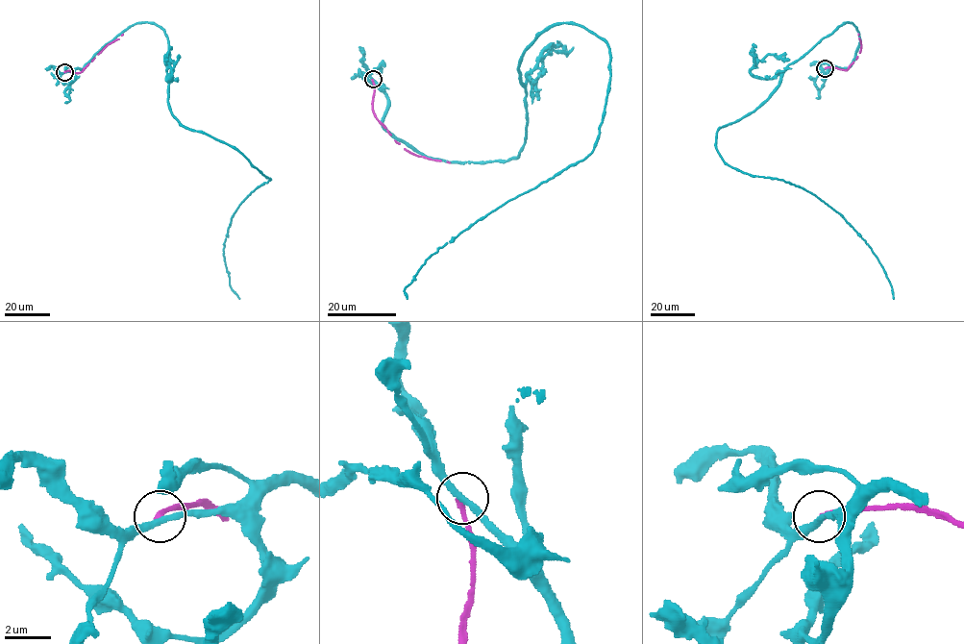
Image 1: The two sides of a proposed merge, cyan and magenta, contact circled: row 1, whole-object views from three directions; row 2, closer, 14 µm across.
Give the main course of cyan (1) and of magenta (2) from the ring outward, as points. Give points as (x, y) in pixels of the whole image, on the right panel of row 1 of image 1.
1: (825, 68), (852, 62), (852, 23), (787, 67), (715, 143), (729, 165), (799, 185), (844, 218), (894, 299)
2: (825, 68), (848, 69), (861, 46), (858, 34)

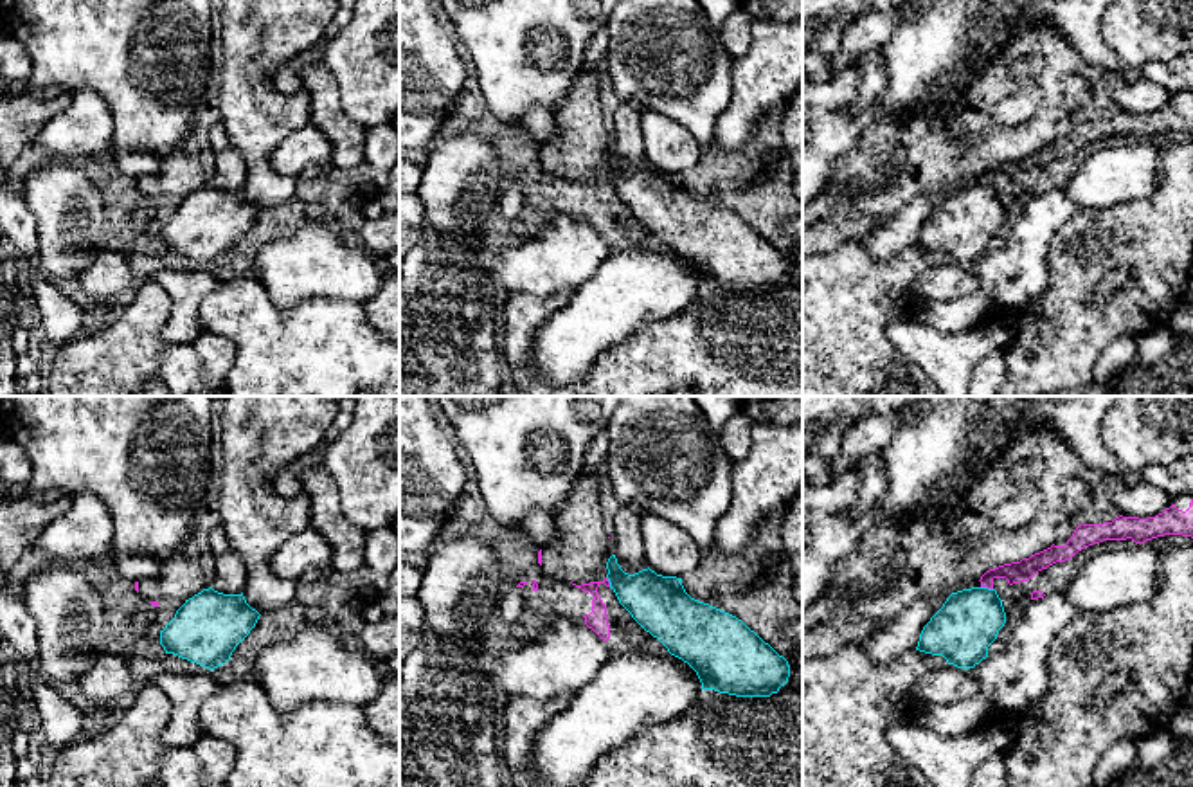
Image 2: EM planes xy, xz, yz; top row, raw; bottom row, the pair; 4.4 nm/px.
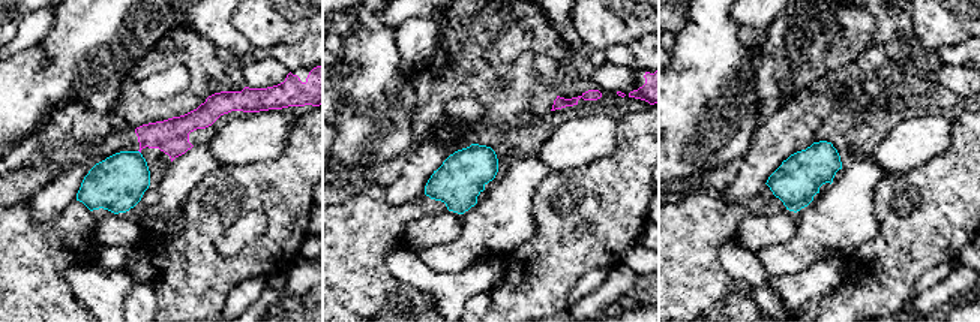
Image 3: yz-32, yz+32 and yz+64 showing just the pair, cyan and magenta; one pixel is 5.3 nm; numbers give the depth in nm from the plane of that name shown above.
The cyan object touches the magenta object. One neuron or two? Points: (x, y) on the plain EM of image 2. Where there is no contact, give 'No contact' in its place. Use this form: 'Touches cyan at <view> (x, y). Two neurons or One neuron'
Touches cyan at yz (986, 184). Two neurons

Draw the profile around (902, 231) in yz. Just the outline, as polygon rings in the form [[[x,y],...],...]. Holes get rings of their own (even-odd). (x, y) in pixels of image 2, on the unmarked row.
[[[946,187],[919,191],[885,225],[875,227],[862,240],[866,252],[875,261],[887,261],[905,249],[916,247],[923,223],[943,204],[948,193]]]

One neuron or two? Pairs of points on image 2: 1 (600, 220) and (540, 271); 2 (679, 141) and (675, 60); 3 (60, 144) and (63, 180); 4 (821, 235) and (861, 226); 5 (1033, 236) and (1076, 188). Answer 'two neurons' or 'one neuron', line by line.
1: two neurons
2: two neurons
3: two neurons
4: one neuron
5: two neurons

